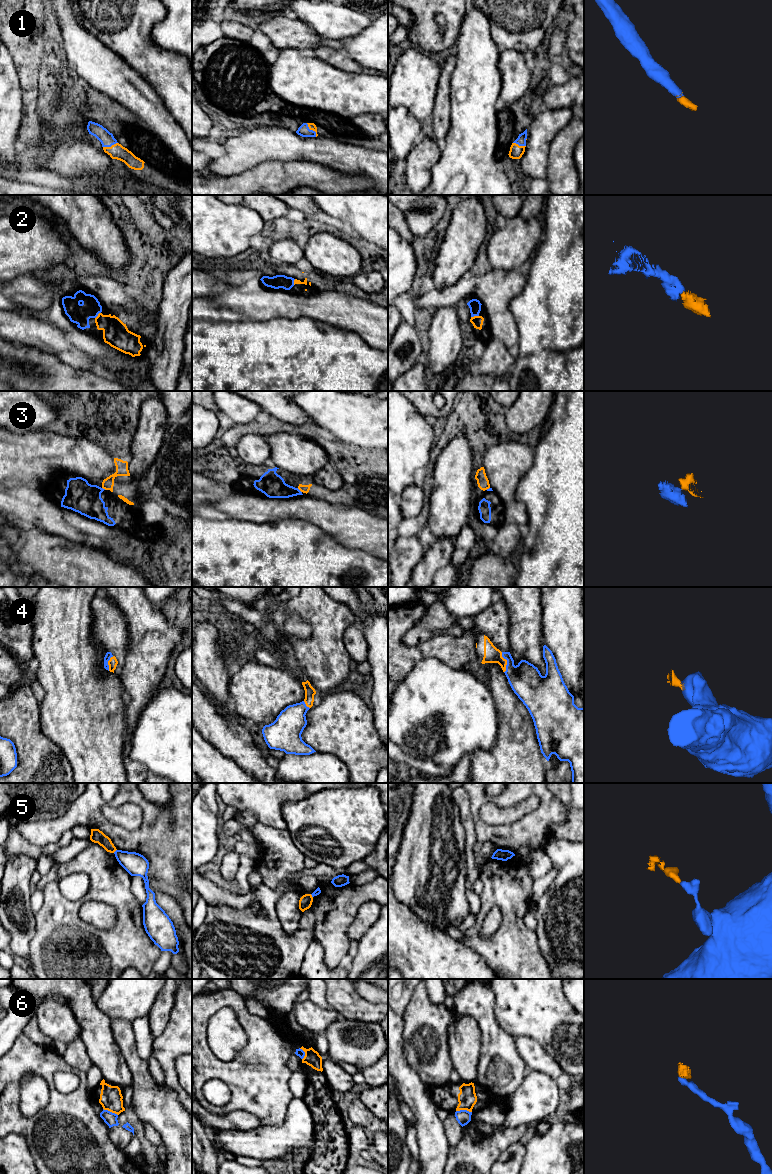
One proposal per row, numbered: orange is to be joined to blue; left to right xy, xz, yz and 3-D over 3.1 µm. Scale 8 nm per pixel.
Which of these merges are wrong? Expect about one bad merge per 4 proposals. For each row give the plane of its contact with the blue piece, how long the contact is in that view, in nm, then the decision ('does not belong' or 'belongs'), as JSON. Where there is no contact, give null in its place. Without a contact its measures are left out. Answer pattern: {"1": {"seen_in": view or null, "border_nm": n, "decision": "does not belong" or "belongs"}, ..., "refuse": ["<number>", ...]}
{"1": {"seen_in": "xz", "border_nm": 140, "decision": "belongs"}, "2": {"seen_in": "yz", "border_nm": 70, "decision": "belongs"}, "3": {"seen_in": "xz", "border_nm": 50, "decision": "does not belong"}, "4": {"seen_in": "yz", "border_nm": 170, "decision": "belongs"}, "5": {"seen_in": "xy", "border_nm": 40, "decision": "does not belong"}, "6": {"seen_in": "yz", "border_nm": 130, "decision": "does not belong"}, "refuse": ["3", "5", "6"]}

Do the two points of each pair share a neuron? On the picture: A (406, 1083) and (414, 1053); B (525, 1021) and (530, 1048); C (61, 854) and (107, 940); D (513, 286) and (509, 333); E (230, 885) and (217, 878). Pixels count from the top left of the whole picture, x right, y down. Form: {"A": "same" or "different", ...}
{"A": "different", "B": "different", "C": "different", "D": "same", "E": "same"}

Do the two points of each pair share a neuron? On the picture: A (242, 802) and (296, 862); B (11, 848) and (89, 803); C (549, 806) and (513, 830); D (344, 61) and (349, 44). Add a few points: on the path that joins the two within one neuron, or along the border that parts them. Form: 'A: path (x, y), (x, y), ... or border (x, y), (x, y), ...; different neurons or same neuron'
A: border (256, 821), (277, 828), (283, 828); different neurons
B: border (11, 829), (36, 845), (48, 846); different neurons
C: path (540, 815), (525, 830), (522, 830); same neuron
D: border (343, 49), (363, 67); different neurons

